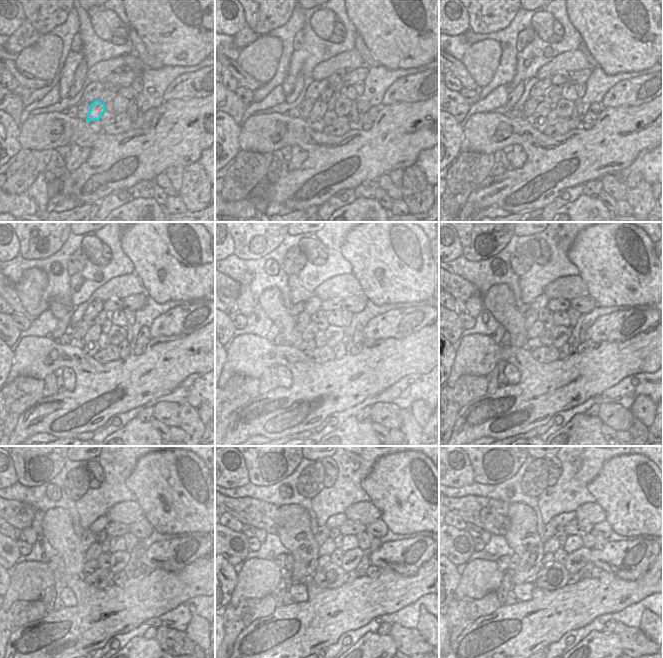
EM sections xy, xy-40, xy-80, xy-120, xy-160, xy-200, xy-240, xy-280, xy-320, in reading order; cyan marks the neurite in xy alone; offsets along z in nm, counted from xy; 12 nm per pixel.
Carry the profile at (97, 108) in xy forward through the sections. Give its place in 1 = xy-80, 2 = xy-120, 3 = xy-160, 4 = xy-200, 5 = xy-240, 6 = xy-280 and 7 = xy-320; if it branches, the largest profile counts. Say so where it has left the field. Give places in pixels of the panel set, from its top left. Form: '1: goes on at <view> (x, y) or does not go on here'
1: goes on at xy-80 (543, 108)
2: goes on at xy-120 (94, 332)
3: goes on at xy-160 (309, 333)
4: goes on at xy-200 (536, 329)
5: goes on at xy-240 (94, 551)
6: goes on at xy-280 (327, 548)
7: goes on at xy-320 (552, 545)

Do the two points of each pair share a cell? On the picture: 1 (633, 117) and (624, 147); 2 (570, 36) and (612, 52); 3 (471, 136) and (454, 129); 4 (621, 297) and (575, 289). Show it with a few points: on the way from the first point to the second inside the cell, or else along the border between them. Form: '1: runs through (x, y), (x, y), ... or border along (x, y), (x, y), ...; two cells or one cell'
1: runs through (625, 125), (616, 133), (618, 139); one cell
2: border along (568, 20), (582, 40); two cells
3: border along (463, 126), (463, 136), (459, 152); two cells
4: border along (578, 276), (587, 286), (589, 293); two cells

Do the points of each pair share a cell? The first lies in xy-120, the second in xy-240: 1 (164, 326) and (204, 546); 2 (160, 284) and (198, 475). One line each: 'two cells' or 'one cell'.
1: one cell
2: one cell

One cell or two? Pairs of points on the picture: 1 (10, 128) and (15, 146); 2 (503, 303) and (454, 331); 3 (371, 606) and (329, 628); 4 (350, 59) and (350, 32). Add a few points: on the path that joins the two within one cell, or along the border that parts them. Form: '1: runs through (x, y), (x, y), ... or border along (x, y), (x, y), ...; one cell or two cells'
1: runs through (10, 132), (11, 142); one cell
2: border along (460, 336), (452, 344); two cells
3: runs through (361, 606), (351, 606), (339, 618); one cell
4: border along (354, 48), (339, 52), (328, 59); two cells

